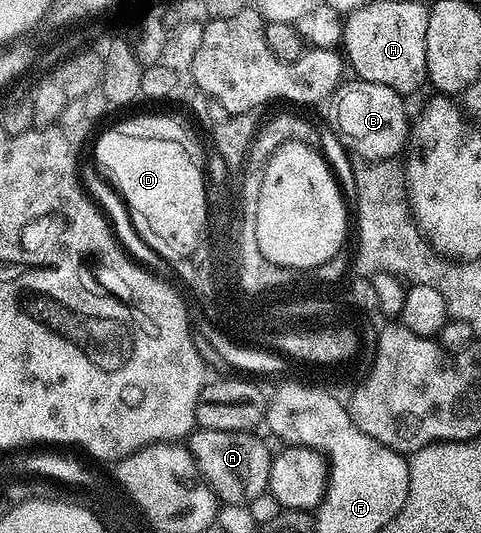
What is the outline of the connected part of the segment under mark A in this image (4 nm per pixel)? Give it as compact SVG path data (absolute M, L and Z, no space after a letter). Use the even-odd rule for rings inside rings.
M196 428L191 436L186 438L185 444L195 457L199 474L213 490L216 498L225 505L248 505L257 495L268 492L267 480L271 470L272 450L267 450L267 445L261 438L255 437L254 432L248 431L213 431L212 429Z

